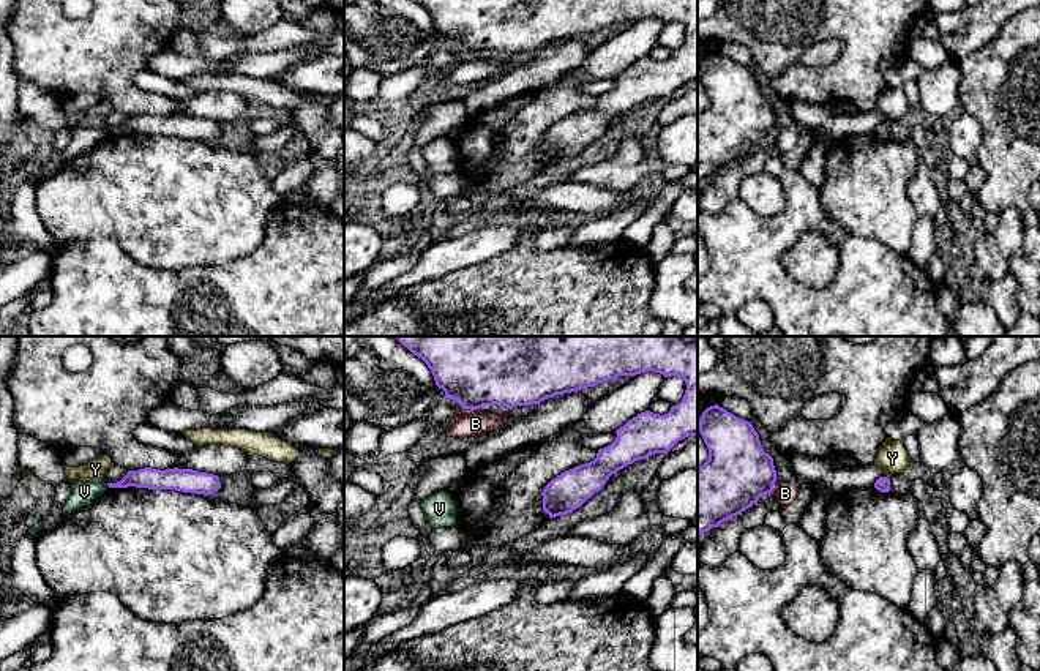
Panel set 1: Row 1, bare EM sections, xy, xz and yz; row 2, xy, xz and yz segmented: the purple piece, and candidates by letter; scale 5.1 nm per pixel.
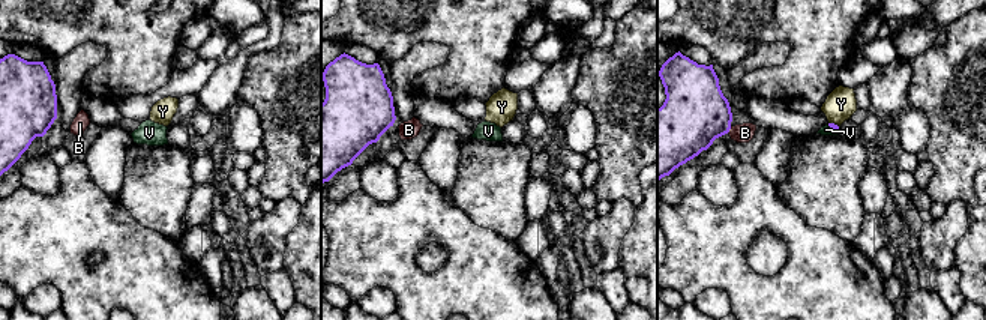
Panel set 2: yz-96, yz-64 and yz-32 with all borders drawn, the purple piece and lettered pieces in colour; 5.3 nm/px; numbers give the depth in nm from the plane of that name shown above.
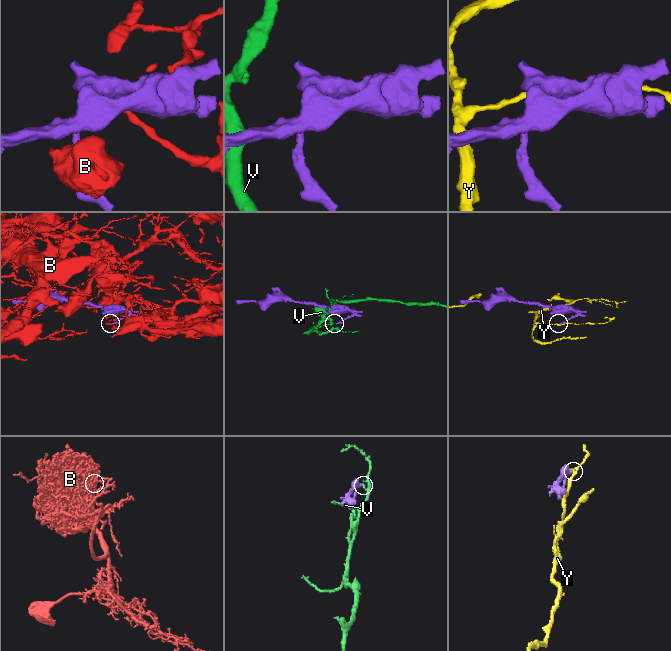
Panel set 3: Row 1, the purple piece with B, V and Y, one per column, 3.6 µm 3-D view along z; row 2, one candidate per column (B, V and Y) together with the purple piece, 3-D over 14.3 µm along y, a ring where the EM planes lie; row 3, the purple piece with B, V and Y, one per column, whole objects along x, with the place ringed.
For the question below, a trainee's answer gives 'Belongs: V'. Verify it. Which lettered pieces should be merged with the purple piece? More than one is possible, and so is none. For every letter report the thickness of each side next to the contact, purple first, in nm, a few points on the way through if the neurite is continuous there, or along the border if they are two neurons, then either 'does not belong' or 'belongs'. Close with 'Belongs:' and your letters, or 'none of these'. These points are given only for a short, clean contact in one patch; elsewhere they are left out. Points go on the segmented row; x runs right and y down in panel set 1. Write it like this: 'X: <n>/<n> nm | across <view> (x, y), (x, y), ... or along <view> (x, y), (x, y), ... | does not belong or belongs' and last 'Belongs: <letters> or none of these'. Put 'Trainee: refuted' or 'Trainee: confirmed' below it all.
B: 480/140 nm | does not belong
V: 110/140 nm | along xy (106, 483), (109, 487) | does not belong
Y: 80/160 nm | along yz (884, 476), (889, 479) | does not belong
Belongs: none of these
Trainee: refuted

